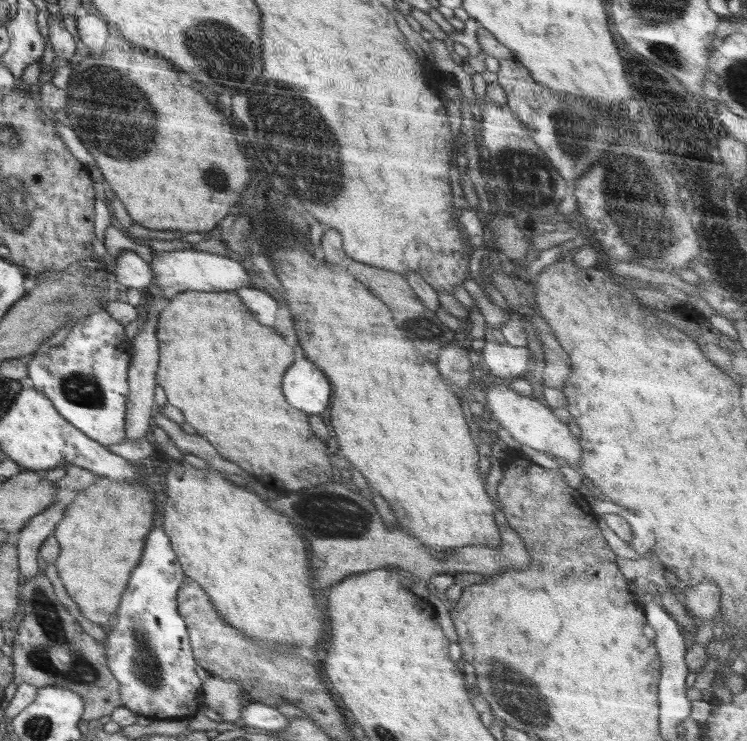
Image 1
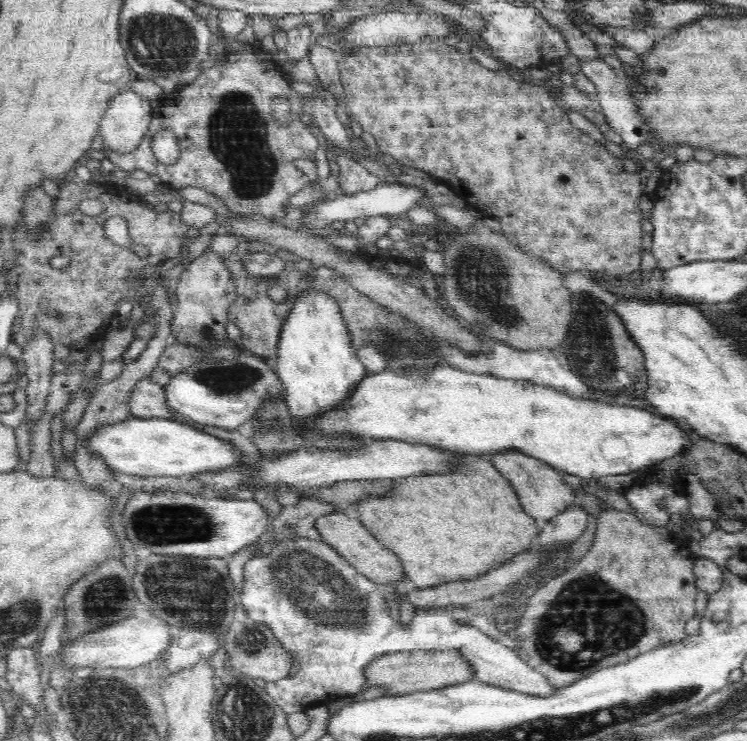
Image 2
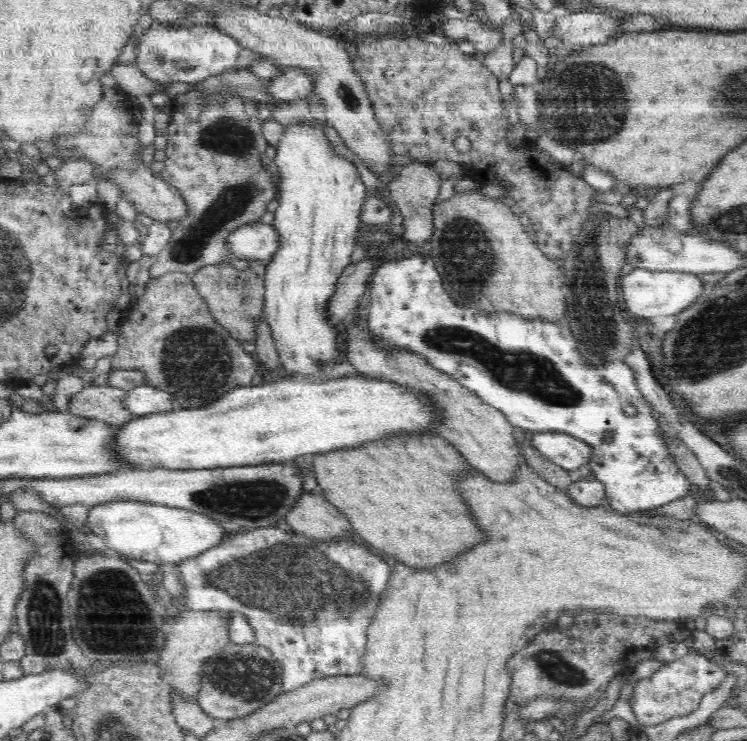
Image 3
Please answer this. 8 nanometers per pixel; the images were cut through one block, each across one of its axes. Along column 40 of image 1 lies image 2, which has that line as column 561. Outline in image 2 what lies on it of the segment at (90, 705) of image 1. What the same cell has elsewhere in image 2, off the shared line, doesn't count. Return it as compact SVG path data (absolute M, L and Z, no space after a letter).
M591 486L573 490L575 504L595 514L597 531L587 553L561 575L535 588L515 629L510 629L518 646L519 657L542 674L556 689L566 688L602 668L620 664L656 647L680 642L687 637L685 624L694 617L696 585L694 560L690 547L668 527L650 526L632 513L602 509Z

